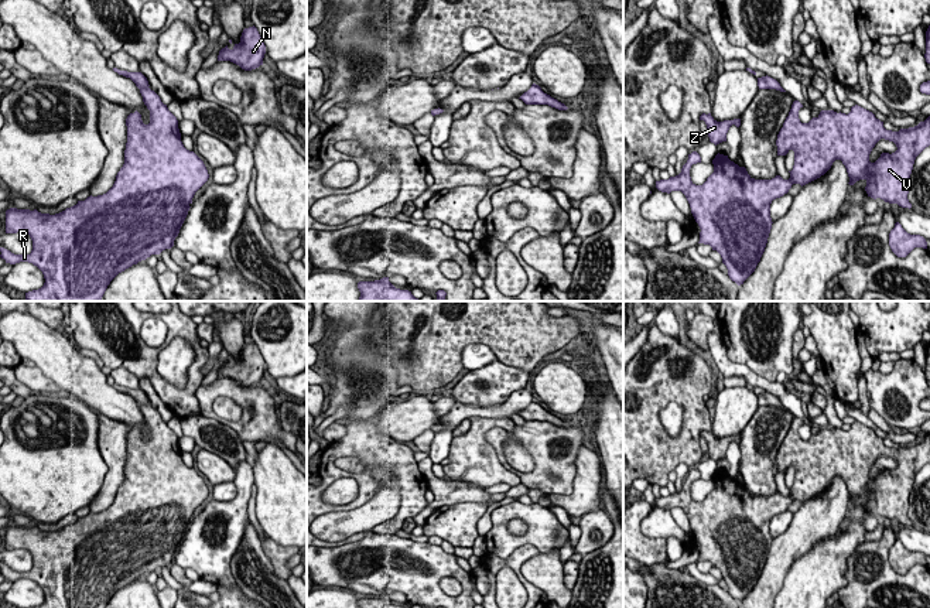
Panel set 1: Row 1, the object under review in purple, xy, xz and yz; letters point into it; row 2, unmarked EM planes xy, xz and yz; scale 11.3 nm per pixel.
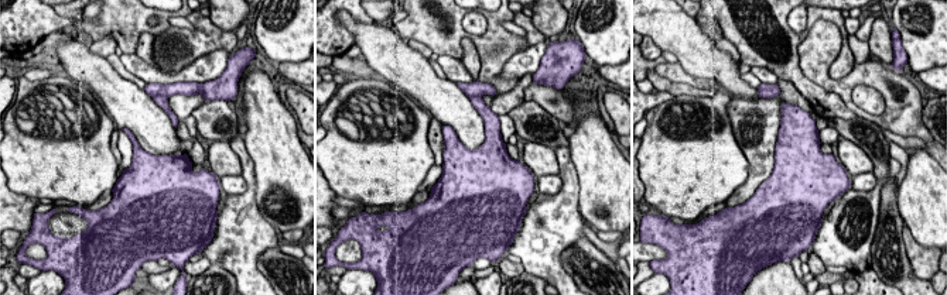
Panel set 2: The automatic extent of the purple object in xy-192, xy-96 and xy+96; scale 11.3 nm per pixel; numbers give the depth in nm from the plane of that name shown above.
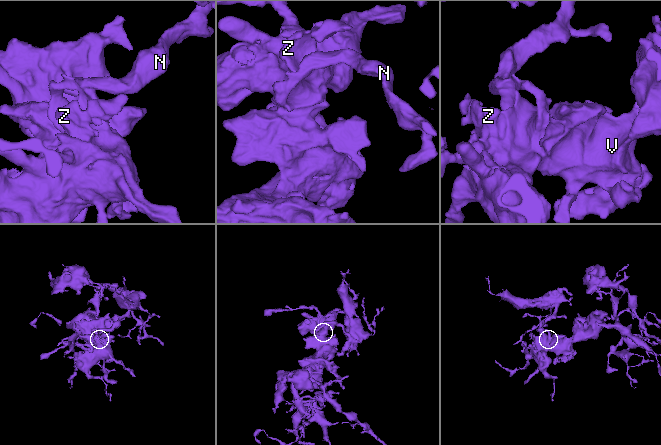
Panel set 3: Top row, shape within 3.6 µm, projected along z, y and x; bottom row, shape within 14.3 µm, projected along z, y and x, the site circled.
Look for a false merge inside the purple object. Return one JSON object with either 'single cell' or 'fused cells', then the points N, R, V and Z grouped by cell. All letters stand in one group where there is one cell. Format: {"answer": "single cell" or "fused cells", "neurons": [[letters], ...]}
{"answer": "fused cells", "neurons": [["N"], ["R", "V", "Z"]]}

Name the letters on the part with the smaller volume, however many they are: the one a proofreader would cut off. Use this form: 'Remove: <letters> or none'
Remove: N

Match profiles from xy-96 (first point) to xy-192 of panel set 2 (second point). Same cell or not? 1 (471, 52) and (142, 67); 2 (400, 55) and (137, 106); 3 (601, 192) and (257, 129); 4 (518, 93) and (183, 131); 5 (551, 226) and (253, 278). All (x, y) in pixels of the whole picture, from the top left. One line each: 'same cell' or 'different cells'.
1: different cells
2: same cell
3: same cell
4: same cell
5: same cell

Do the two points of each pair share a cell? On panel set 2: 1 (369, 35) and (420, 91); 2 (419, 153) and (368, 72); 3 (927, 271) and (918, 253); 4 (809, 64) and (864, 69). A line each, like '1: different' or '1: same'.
1: same
2: different
3: same
4: same

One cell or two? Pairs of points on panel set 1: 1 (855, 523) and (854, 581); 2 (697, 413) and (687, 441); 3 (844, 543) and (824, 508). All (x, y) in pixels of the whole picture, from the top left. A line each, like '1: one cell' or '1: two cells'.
1: two cells
2: one cell
3: two cells

